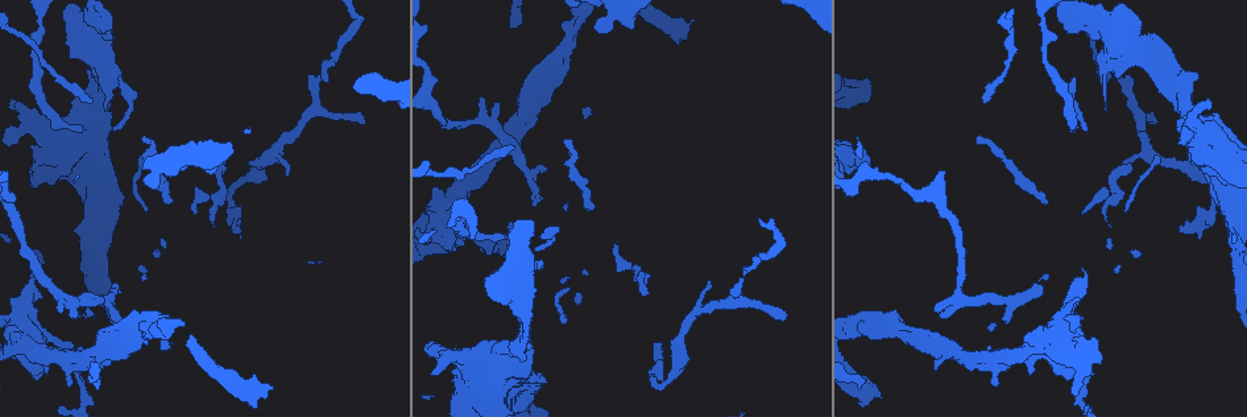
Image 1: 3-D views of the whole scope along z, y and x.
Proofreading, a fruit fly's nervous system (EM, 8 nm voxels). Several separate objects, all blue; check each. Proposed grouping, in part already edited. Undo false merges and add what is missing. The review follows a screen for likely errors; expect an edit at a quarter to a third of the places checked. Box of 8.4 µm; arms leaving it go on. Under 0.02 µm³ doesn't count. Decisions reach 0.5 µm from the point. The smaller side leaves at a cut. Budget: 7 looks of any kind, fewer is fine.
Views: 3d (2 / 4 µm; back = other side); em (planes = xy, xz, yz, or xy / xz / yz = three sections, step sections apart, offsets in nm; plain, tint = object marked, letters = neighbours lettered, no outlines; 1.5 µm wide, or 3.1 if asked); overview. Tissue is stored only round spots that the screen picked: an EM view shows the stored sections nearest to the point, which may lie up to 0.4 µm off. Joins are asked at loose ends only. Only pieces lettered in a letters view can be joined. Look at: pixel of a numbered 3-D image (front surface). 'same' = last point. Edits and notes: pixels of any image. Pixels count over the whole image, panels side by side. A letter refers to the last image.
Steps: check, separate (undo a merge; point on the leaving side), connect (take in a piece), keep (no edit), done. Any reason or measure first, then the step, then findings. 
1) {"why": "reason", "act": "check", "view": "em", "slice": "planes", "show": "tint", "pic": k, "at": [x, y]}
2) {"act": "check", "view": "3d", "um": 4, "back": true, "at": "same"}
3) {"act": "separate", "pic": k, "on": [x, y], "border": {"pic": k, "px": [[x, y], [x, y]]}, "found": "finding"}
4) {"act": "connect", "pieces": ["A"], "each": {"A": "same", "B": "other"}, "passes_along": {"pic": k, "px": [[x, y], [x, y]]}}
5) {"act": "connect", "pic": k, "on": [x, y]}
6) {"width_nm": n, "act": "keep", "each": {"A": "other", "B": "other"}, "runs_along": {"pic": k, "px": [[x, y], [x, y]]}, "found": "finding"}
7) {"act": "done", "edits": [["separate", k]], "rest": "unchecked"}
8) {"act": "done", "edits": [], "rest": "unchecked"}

{"why": "thin end", "act": "check", "view": "em", "slice": "xz", "step": 8, "show": "letters", "pic": 1, "at": [711, 282]}

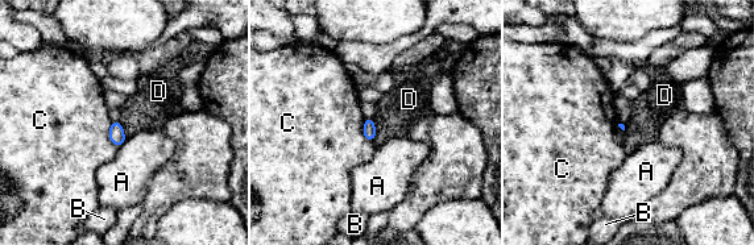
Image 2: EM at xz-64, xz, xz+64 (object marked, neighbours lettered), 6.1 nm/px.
{"act": "check", "view": "em", "slice": "planes", "show": "letters", "at": "same"}

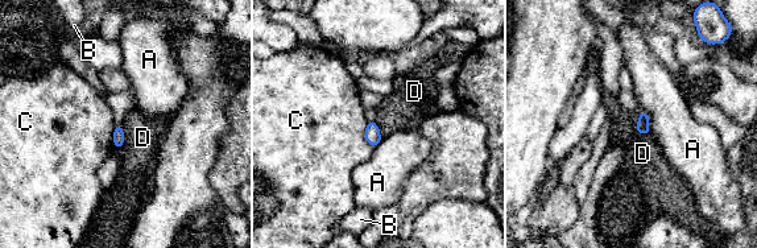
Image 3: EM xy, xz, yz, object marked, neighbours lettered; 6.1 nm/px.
{"act": "keep", "each": {"A": "other", "B": "other", "C": "other", "D": "other"}, "border": {"pic": 3, "px": [[637, 115], [636, 131], [649, 135]]}, "found": "none of them fits"}

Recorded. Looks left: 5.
{"act": "check", "view": "3d", "um": 4, "pic": 1, "at": [1155, 123]}

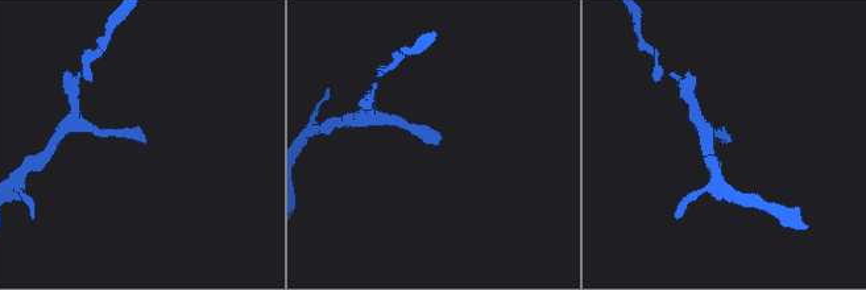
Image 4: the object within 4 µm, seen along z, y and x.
{"act": "check", "view": "em", "slice": "planes", "show": "plain", "pic": 4, "at": [438, 139]}

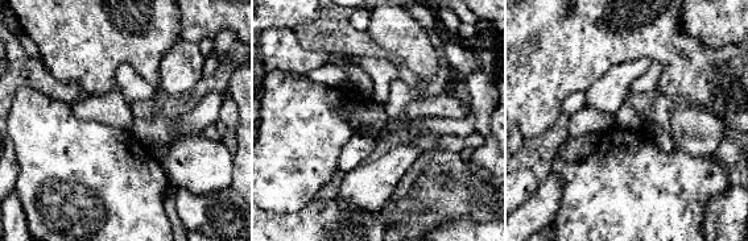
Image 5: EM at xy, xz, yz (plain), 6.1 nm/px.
{"act": "check", "view": "em", "slice": "planes", "show": "letters", "at": "same"}

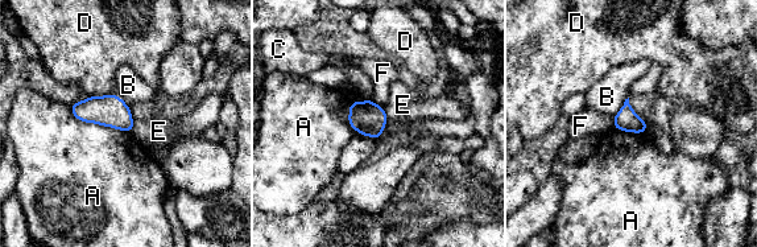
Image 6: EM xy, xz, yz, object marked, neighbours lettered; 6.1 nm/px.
{"width_nm": 140, "act": "keep", "each": {"A": "other", "B": "other", "C": "other", "D": "other", "E": "other", "F": "other"}, "border": {"pic": 6, "px": [[69, 106], [81, 120], [131, 132]]}, "found": "none of them fits"}

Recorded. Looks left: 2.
{"why": "abrupt turn", "act": "check", "view": "em", "slice": "planes", "show": "letters", "pic": 1, "at": [1124, 46]}

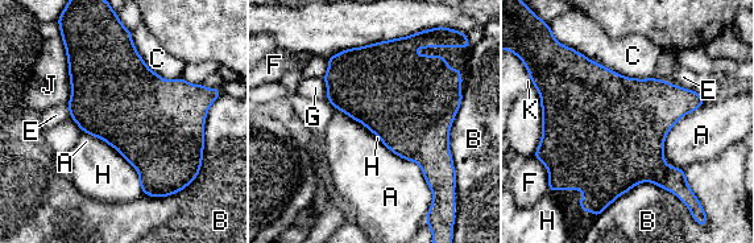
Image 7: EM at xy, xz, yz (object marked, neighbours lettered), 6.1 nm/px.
{"longest_contact_nm": ["C", 550], "act": "keep", "each": {"A": "other", "B": "other", "C": "other", "E": "other", "F": "other", "G": "other", "H": "other", "J": "other", "K": "other"}, "border": {"pic": 7, "px": [[110, 144], [137, 171], [144, 194]]}, "found": "continuous, no second cell"}

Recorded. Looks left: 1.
{"act": "done", "edits": [], "rest": "unchecked"}

